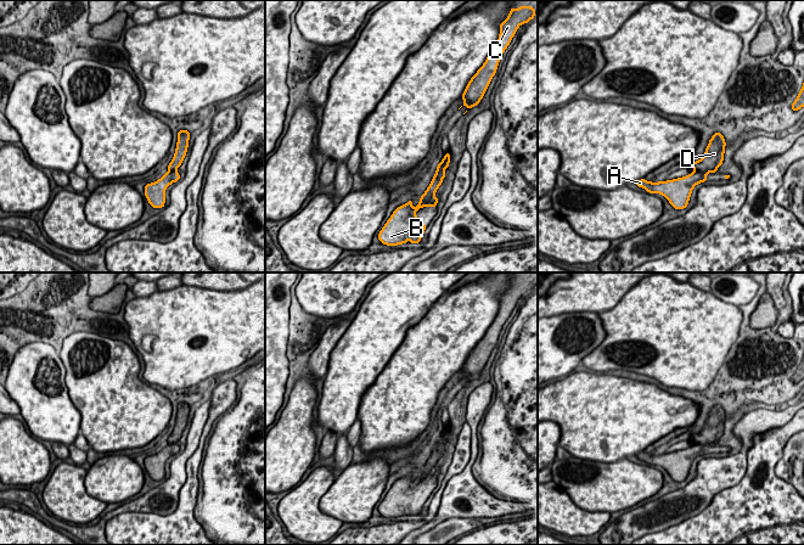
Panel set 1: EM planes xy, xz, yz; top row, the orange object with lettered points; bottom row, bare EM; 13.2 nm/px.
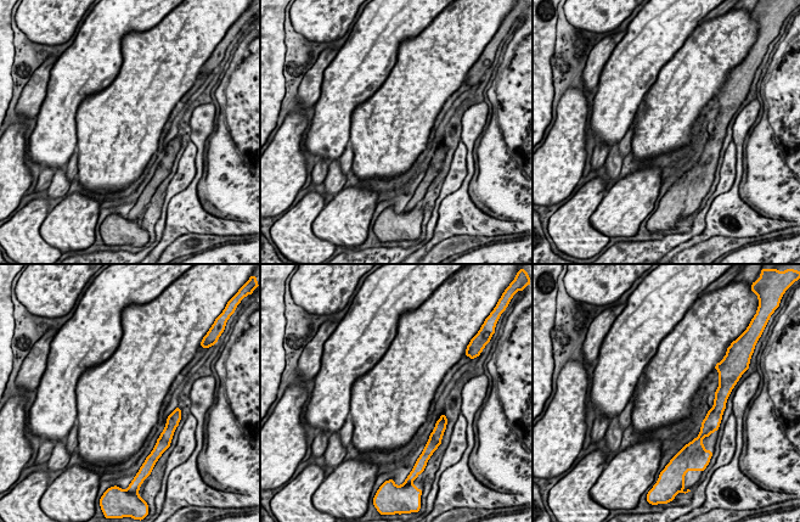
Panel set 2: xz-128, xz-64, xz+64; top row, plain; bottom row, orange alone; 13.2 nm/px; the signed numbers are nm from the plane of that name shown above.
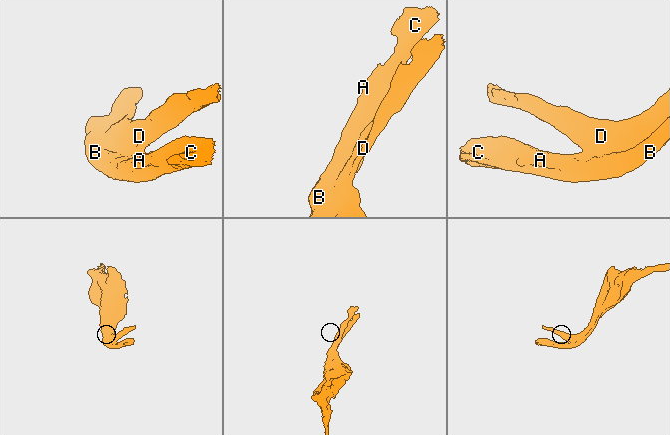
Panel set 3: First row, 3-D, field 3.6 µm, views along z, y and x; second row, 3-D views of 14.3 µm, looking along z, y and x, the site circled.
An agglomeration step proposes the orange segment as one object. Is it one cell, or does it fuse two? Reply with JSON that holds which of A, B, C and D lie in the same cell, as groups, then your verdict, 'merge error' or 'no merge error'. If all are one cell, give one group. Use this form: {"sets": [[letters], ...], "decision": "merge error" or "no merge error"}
{"sets": [["A", "B", "C"], ["D"]], "decision": "merge error"}

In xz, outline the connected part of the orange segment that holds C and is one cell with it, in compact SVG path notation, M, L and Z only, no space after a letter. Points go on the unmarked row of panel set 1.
M519 279L518 281L511 280L510 287L500 297L500 308L493 324L487 330L483 338L468 354L461 371L462 378L467 380L467 383L477 378L483 371L491 350L495 348L499 335L504 324L510 318L518 299L523 296L528 296L535 288L535 282L530 279Z

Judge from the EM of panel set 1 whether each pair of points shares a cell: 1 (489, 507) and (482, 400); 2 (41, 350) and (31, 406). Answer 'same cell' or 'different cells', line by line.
1: same cell
2: same cell

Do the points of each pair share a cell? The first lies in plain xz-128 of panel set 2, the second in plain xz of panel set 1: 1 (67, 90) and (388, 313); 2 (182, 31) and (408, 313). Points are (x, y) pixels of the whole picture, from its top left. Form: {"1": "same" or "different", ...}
{"1": "same", "2": "different"}

